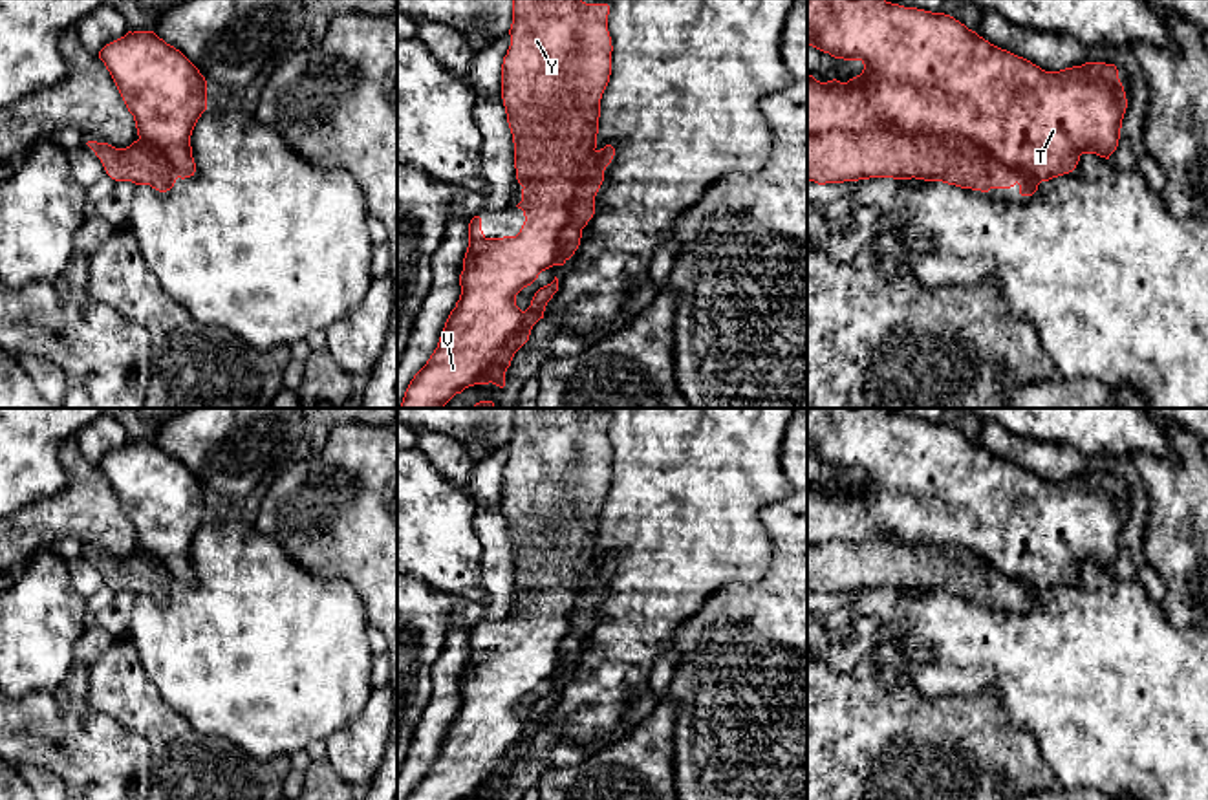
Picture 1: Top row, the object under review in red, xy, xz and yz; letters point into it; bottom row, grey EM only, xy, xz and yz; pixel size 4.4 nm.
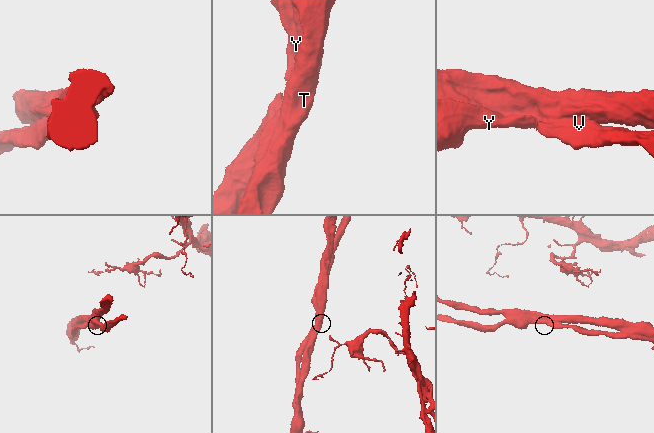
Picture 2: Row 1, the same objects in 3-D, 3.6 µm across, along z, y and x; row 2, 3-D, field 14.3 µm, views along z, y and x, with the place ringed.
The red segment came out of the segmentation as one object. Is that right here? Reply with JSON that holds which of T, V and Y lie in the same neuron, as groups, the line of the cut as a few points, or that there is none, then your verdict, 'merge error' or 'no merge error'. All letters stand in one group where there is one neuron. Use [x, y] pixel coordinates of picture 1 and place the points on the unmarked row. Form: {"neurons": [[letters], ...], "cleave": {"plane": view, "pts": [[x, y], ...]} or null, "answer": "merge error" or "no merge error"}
{"neurons": [["T", "V", "Y"]], "cleave": null, "answer": "no merge error"}

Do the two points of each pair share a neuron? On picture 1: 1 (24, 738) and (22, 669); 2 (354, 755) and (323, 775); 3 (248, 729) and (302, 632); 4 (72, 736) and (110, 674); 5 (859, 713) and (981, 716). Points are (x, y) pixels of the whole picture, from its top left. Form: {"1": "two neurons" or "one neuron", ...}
{"1": "two neurons", "2": "two neurons", "3": "one neuron", "4": "two neurons", "5": "one neuron"}

